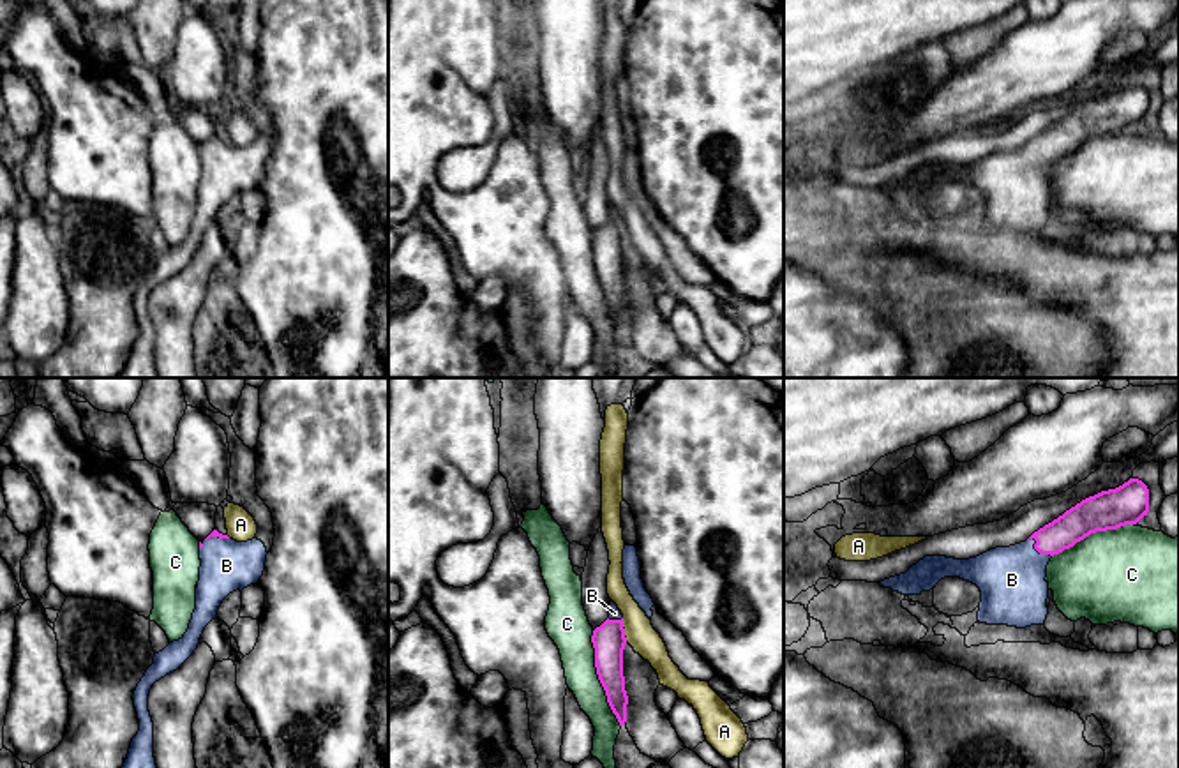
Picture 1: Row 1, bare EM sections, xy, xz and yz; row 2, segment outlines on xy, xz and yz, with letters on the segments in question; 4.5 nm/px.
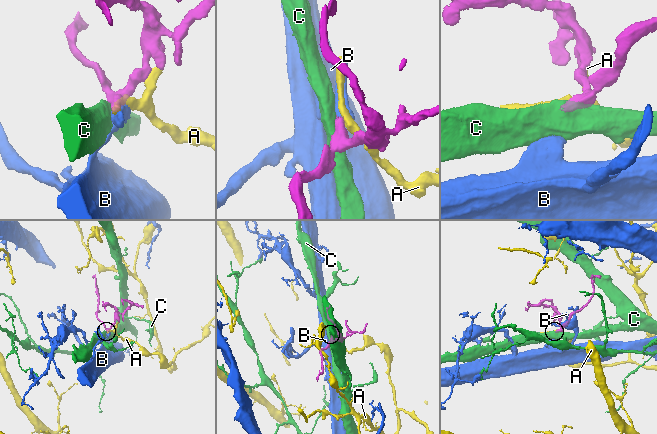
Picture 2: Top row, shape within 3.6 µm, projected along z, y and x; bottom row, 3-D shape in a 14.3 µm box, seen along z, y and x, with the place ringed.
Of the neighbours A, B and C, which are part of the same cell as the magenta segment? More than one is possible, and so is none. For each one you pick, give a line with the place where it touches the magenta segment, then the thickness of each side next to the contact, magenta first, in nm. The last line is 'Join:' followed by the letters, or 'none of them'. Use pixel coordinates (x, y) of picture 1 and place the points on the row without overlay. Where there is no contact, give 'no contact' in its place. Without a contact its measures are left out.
B: yz (1036, 154) | 150/300 nm
Join: B

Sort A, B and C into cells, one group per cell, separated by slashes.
A / B / C

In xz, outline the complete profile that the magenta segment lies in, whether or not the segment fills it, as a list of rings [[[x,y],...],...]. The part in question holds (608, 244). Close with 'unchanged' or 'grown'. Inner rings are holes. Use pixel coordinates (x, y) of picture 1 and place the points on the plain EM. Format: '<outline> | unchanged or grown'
[[[611,205],[609,222],[593,235],[595,272],[605,295],[607,307],[620,330],[627,327],[628,300],[623,281],[623,254],[627,249],[623,219]]] | grown

